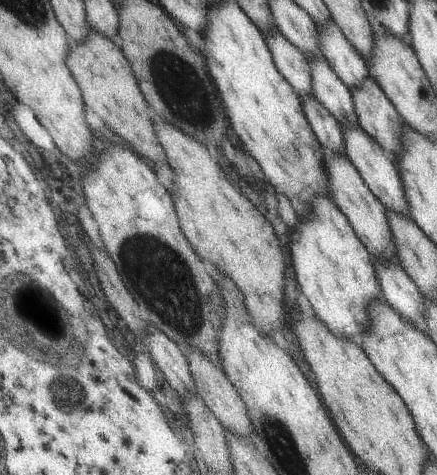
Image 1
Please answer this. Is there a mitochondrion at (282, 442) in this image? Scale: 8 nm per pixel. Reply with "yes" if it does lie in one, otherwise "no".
yes

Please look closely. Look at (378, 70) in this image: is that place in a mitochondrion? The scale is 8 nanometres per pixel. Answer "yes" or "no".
no

